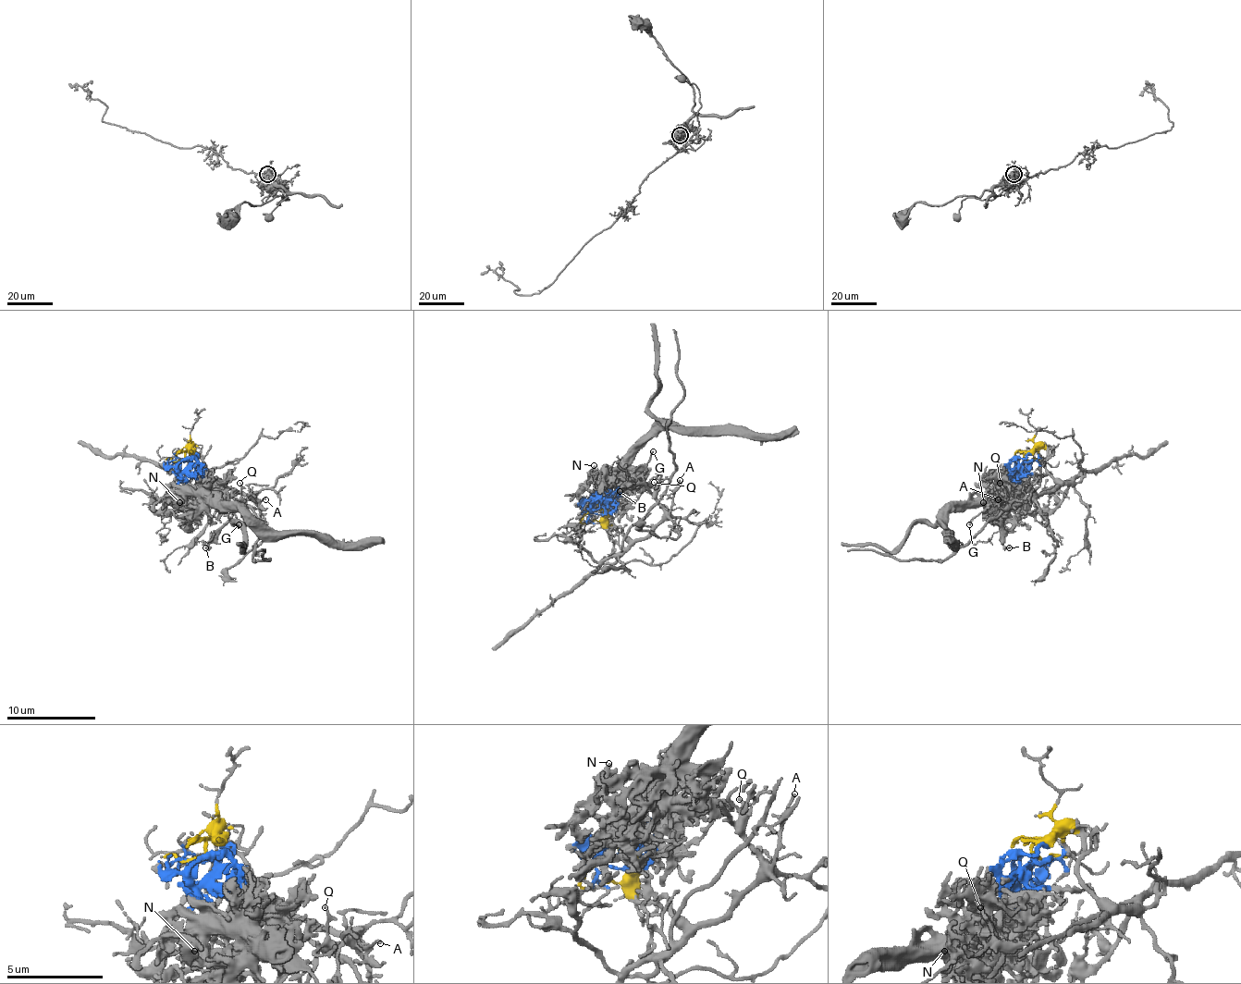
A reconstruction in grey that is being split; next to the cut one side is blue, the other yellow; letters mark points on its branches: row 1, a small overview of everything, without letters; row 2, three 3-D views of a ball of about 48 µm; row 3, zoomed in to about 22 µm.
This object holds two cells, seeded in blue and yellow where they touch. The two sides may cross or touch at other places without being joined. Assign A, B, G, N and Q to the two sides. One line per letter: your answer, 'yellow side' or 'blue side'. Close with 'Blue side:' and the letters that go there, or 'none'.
A: yellow side
B: yellow side
G: blue side
N: blue side
Q: yellow side
Blue side: G, N

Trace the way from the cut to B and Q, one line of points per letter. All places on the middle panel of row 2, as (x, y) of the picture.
B: (600, 507), (605, 524), (609, 529), (620, 527), (627, 535), (656, 498), (645, 485), (624, 485), (620, 491)
Q: (600, 507), (605, 524), (609, 529), (620, 527), (627, 535), (656, 502), (654, 483)

